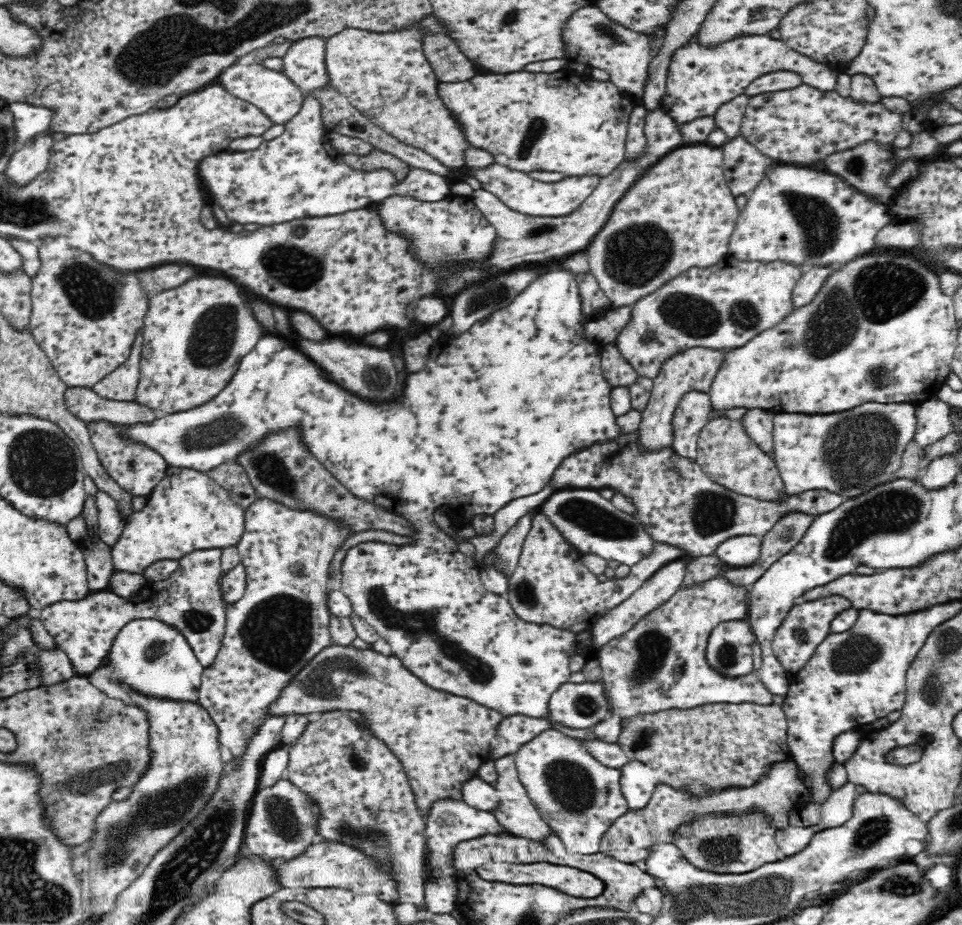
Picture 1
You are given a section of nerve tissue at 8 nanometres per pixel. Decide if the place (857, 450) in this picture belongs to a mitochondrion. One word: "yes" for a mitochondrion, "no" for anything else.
yes

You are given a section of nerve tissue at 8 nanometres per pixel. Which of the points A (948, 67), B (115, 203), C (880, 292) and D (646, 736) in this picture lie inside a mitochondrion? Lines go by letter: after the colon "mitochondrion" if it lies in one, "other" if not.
A: other
B: other
C: mitochondrion
D: mitochondrion

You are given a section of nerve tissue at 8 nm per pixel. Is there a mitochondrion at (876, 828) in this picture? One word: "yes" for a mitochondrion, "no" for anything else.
yes

